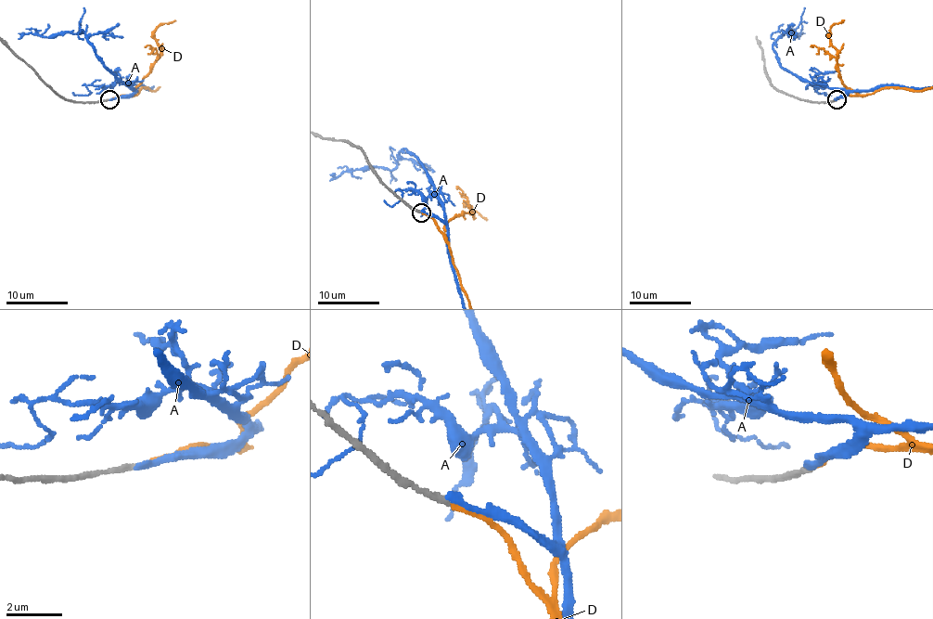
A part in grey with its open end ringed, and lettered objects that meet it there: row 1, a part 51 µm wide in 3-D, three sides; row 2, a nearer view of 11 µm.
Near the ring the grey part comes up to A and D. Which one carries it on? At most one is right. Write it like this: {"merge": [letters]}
{"merge": ["D"]}

